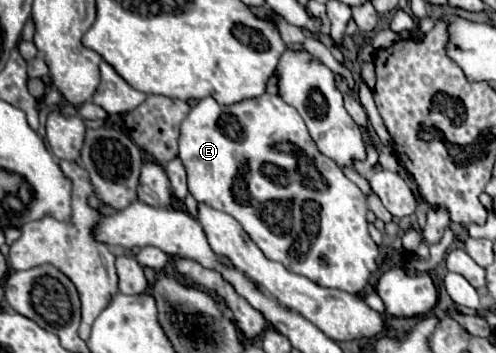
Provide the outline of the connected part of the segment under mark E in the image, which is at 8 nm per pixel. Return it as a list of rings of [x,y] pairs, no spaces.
[[[261,95],[261,97],[255,97],[255,99],[245,99],[241,103],[235,103],[235,105],[229,105],[229,107],[223,107],[219,105],[213,97],[205,97],[201,99],[191,111],[189,115],[183,119],[181,123],[181,135],[179,135],[179,159],[183,161],[183,167],[187,171],[187,181],[189,181],[189,193],[199,201],[199,203],[207,203],[209,207],[215,207],[231,217],[235,217],[243,231],[247,231],[247,235],[251,237],[251,241],[263,251],[263,255],[271,261],[281,261],[291,273],[297,273],[297,275],[303,275],[307,279],[311,279],[313,283],[319,283],[321,287],[333,287],[333,289],[343,289],[343,291],[349,291],[349,293],[361,293],[365,289],[365,285],[369,283],[369,277],[379,269],[377,267],[377,257],[379,257],[379,247],[375,245],[375,241],[371,239],[369,235],[369,229],[367,229],[367,199],[365,195],[361,193],[361,189],[349,181],[345,177],[345,173],[337,167],[335,161],[327,159],[325,155],[321,155],[313,143],[313,139],[309,137],[309,131],[301,119],[301,115],[291,107],[287,105],[279,95]]]

